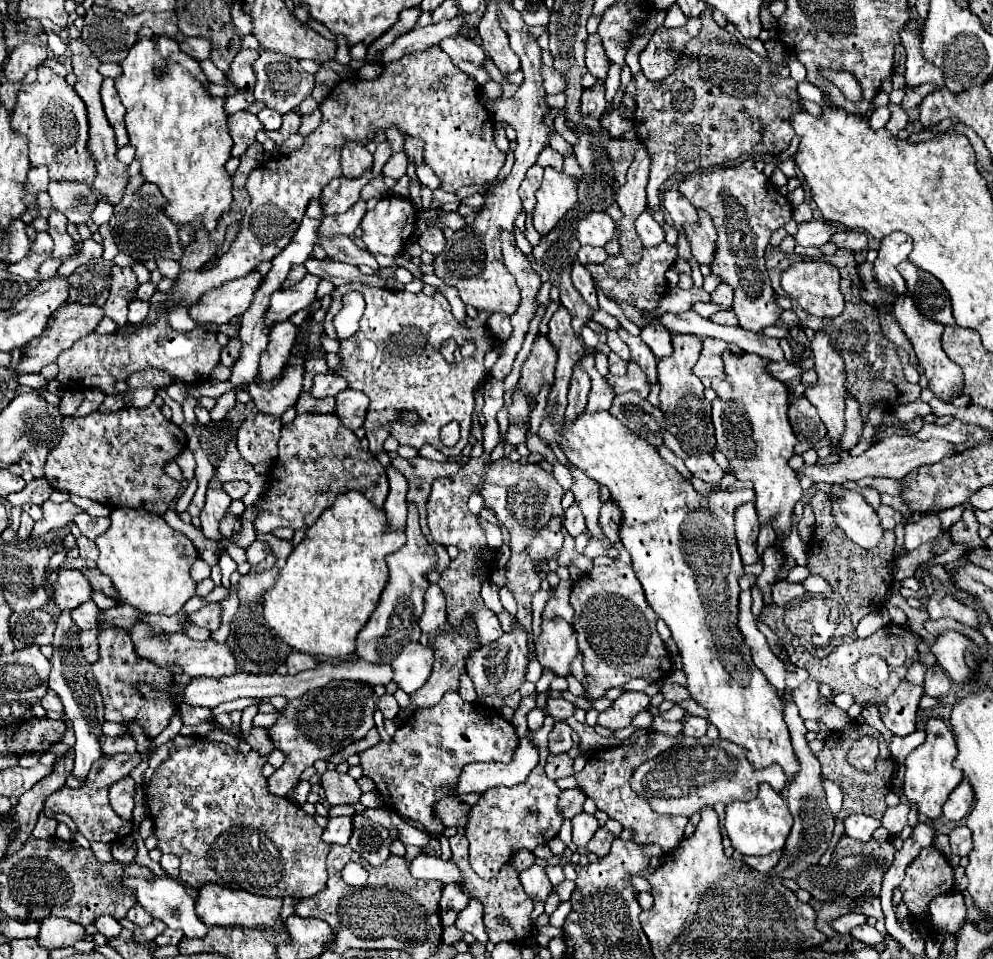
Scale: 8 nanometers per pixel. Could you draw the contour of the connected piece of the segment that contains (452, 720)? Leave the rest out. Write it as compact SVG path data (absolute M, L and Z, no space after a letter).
M446 693L438 705L418 709L406 719L394 733L392 743L380 741L376 747L358 755L364 775L376 783L378 793L390 809L402 817L420 821L430 835L440 835L444 827L434 817L432 805L438 799L448 797L448 793L438 793L438 789L454 785L466 763L509 763L518 741L514 727L504 721L496 709L468 703L458 693Z

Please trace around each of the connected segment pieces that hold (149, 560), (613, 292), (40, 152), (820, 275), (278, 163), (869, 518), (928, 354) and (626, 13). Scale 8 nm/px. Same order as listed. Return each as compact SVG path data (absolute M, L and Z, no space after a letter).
M116 507L110 513L110 521L108 531L94 539L100 551L96 567L110 577L120 603L138 609L142 615L176 615L194 597L196 583L190 577L190 567L198 559L194 543L174 531L160 515L148 511Z
M666 241L656 247L646 247L642 251L640 263L628 267L628 261L620 255L606 259L600 265L588 265L586 269L592 273L596 285L604 291L604 295L616 303L632 303L634 307L640 307L640 311L654 311L658 307L658 301L666 293L666 279L664 273L670 269L670 265L676 261L676 247L668 245Z
M40 65L38 79L30 85L22 85L10 123L16 133L28 139L30 163L48 165L50 181L78 181L92 185L96 163L92 163L92 155L88 155L88 111L64 77Z
M814 261L792 263L792 267L782 273L782 289L792 299L796 299L802 305L802 309L808 311L810 315L836 317L844 309L844 299L840 291L840 275L838 275L838 269L830 263L814 263Z
M440 47L438 55L422 51L404 55L396 63L386 63L382 75L372 81L342 79L332 87L324 103L320 103L320 111L322 123L304 137L300 149L278 159L262 161L262 167L256 167L248 175L246 191L250 205L230 251L212 269L180 273L172 287L176 301L170 301L166 307L176 303L190 307L208 289L220 287L230 279L246 277L258 263L276 257L296 233L308 203L320 197L330 179L342 175L340 151L346 141L368 143L376 131L386 131L388 127L398 127L404 135L422 139L424 163L432 167L440 179L440 189L448 193L464 185L494 181L506 161L506 155L494 143L494 119L480 103L480 85L470 75L464 75Z
M834 485L830 491L832 515L838 527L860 547L872 549L880 543L884 529L876 511L864 501L864 497L842 485Z
M900 297L894 307L892 307L892 315L894 319L900 323L902 331L906 333L906 337L910 339L912 347L914 347L914 353L918 357L918 361L922 363L922 369L924 369L924 375L928 379L928 389L934 391L934 395L944 401L944 403L950 403L956 395L960 395L962 391L962 385L964 385L964 375L960 371L960 367L956 363L952 363L948 359L948 355L944 353L944 349L940 347L940 337L942 337L942 325L940 323L934 323L930 319L926 319L916 307L914 307L914 301L908 297Z
M618 1L614 7L604 11L598 33L602 37L606 57L610 63L624 65L624 55L628 53L632 39L638 35L638 27L644 27L650 17L648 7L638 3L622 3Z

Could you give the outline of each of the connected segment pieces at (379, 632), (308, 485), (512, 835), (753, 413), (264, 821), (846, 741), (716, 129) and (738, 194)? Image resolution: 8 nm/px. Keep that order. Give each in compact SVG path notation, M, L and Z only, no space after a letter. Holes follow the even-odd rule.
M408 505L406 543L402 549L388 555L386 563L390 569L388 583L380 595L380 603L376 611L370 615L368 623L364 625L364 629L358 633L358 639L356 639L356 645L358 645L356 655L372 663L392 663L396 655L400 655L400 651L404 649L404 643L420 639L418 621L424 613L424 593L428 589L426 573L434 571L436 555L434 555L432 545L420 533L418 511L414 505Z
M298 413L290 425L282 427L278 457L266 473L266 491L254 503L258 509L258 521L254 521L256 533L270 533L276 527L306 529L324 509L332 507L336 495L352 489L382 509L388 495L386 469L370 451L360 447L358 437L334 413Z
M546 717L544 725L532 733L532 741L540 751L540 761L532 769L532 775L520 785L512 787L492 787L480 795L480 801L470 809L468 823L464 827L464 835L470 841L470 867L482 877L492 879L498 875L504 863L512 859L512 855L520 849L534 851L538 845L548 843L560 831L562 817L558 813L558 785L550 781L544 773L546 757L548 757L548 733L554 727L554 719ZM536 809L536 813L530 813Z
M724 353L726 379L712 379L712 389L718 393L712 403L712 423L716 429L716 443L728 457L736 479L748 479L754 483L754 503L760 523L772 523L776 533L788 537L792 531L794 505L802 497L798 473L788 465L798 439L794 437L786 415L788 387L766 371L768 363L768 359L750 353Z
M198 741L190 747L174 747L170 749L168 759L162 761L162 765L154 771L152 779L146 785L146 803L150 809L150 817L154 821L154 837L158 839L158 849L162 853L172 853L180 859L180 881L198 889L204 883L216 883L222 887L232 887L232 889L242 889L254 895L264 895L264 897L294 897L294 899L304 899L304 897L312 897L318 891L322 891L326 887L326 855L330 851L330 845L326 845L320 835L322 835L322 827L314 821L314 817L310 817L300 805L292 803L286 797L278 797L272 795L268 791L268 781L262 777L262 765L266 763L264 757L260 757L258 753L250 751L246 755L240 755L238 751L234 751L230 745L224 743L214 743L214 741Z
M852 721L852 723L846 725L842 731L830 733L830 735L824 739L824 749L818 751L818 753L814 753L814 755L816 755L816 759L818 759L820 765L822 765L822 775L824 775L826 779L834 781L834 783L842 789L842 793L844 793L842 809L840 809L838 815L836 815L838 819L846 819L850 813L866 813L866 815L870 815L870 817L874 817L874 819L882 819L882 815L884 815L884 811L886 811L884 799L886 799L886 795L890 793L890 787L892 787L894 761L892 761L890 749L886 747L886 743L884 743L884 739L882 739L882 735L880 735L878 731L874 731L872 727L868 727L866 723ZM866 733L876 735L876 739L878 739L878 743L880 743L880 755L878 755L878 761L876 761L876 769L874 769L872 773L858 771L858 769L850 767L850 765L846 763L846 759L844 759L846 753L848 753L848 749L850 749L850 745L852 745L858 737L862 737L862 735L866 735Z
M712 11L700 15L702 29L696 39L692 39L676 61L674 71L664 77L660 83L650 81L644 73L634 73L636 81L636 111L634 111L634 131L644 147L648 147L648 155L652 159L652 169L648 175L648 209L658 211L660 201L660 185L672 177L674 173L692 173L698 169L714 169L724 167L732 161L742 161L740 157L756 157L756 155L778 155L790 147L790 139L796 135L790 117L800 109L796 81L790 77L784 47L778 39L766 41L768 57L754 53L750 47L742 45L740 39L726 29L718 27L712 19Z
M748 159L732 169L714 169L710 173L692 175L678 185L680 193L696 207L710 213L718 231L718 249L712 263L712 273L720 275L724 283L734 289L734 313L740 319L740 327L748 331L762 331L776 325L782 309L774 303L774 291L766 273L764 251L772 233L786 225L792 217L790 201L776 191L764 173L754 169L754 161Z

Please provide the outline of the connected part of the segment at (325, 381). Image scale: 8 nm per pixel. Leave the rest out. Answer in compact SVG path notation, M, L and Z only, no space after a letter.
M326 373L326 375L316 375L312 379L312 387L308 389L308 393L312 397L320 397L322 399L322 397L334 397L340 391L344 391L346 387L348 387L348 383L344 379L332 375L332 373Z

